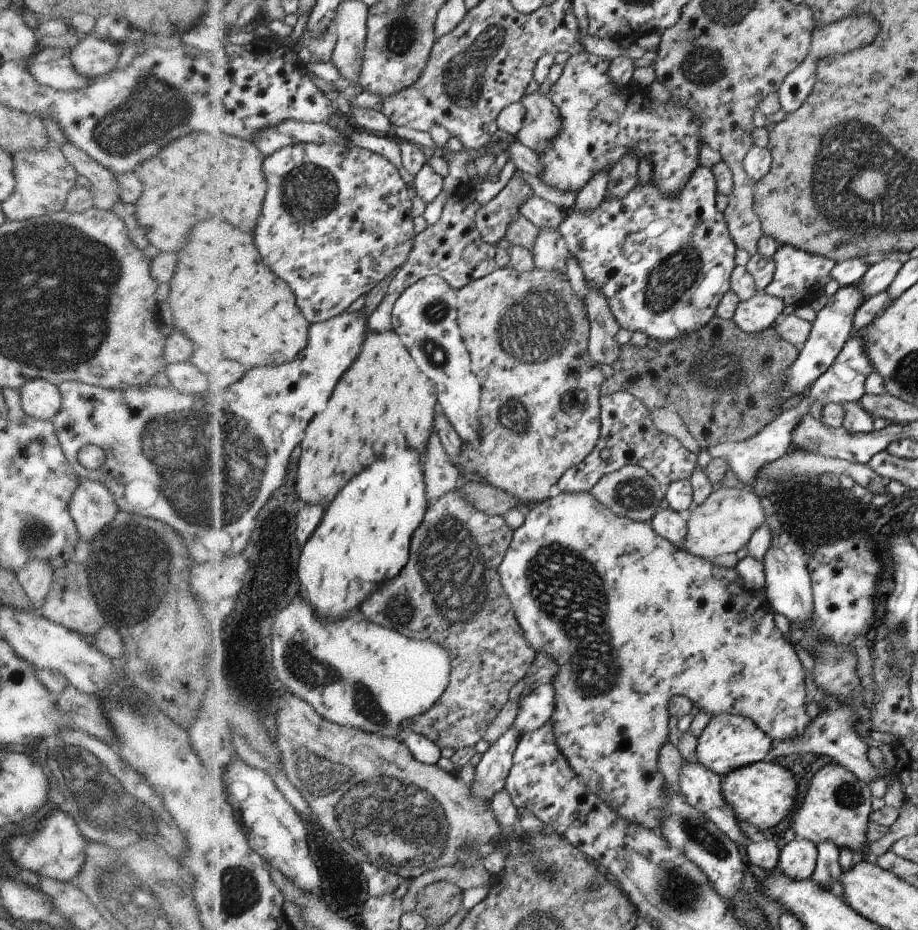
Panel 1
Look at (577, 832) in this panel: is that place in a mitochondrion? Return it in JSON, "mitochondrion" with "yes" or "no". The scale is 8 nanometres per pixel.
{"mitochondrion":"no"}

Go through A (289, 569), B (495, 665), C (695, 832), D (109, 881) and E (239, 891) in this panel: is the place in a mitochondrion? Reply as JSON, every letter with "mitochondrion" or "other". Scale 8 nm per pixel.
{"A":"other","B":"other","C":"mitochondrion","D":"mitochondrion","E":"mitochondrion"}

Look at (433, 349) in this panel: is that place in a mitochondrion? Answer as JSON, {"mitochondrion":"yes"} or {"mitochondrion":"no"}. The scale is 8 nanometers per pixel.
{"mitochondrion":"yes"}

